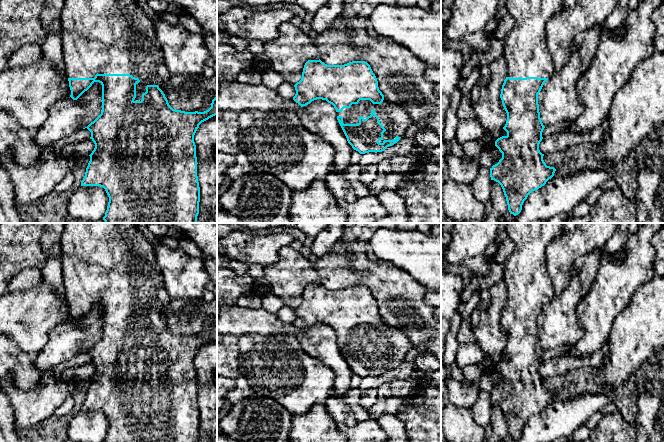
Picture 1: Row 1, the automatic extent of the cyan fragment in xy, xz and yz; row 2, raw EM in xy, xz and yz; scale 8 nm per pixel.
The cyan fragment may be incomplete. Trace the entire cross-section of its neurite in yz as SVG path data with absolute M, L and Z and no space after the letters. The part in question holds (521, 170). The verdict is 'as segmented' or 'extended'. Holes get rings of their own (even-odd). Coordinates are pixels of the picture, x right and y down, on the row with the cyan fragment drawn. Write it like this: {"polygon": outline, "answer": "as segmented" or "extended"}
{"polygon": "M506 0L508 14L514 20L514 25L504 40L503 56L507 72L500 94L507 113L503 127L507 135L495 141L502 158L490 168L490 177L501 185L508 210L514 216L521 212L528 195L544 186L556 171L554 167L546 165L544 154L539 150L545 126L540 118L538 94L553 73L546 28L552 17L562 9L562 3L563 0Z", "answer": "extended"}

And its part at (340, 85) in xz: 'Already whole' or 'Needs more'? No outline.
Needs more

